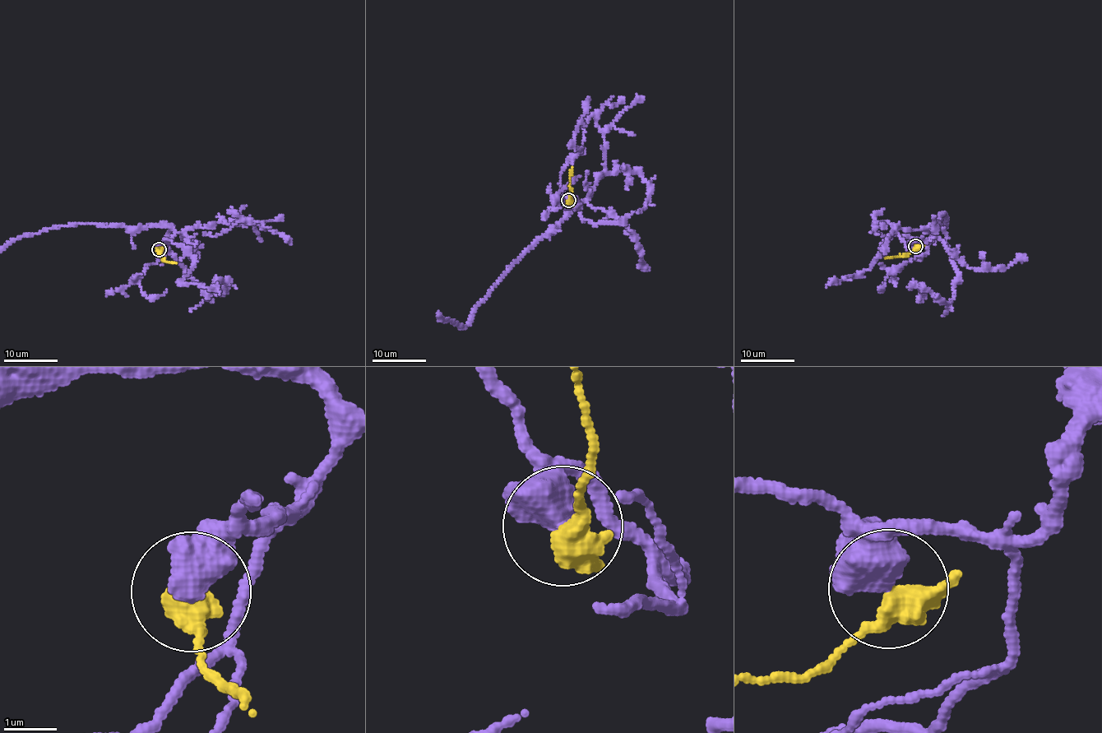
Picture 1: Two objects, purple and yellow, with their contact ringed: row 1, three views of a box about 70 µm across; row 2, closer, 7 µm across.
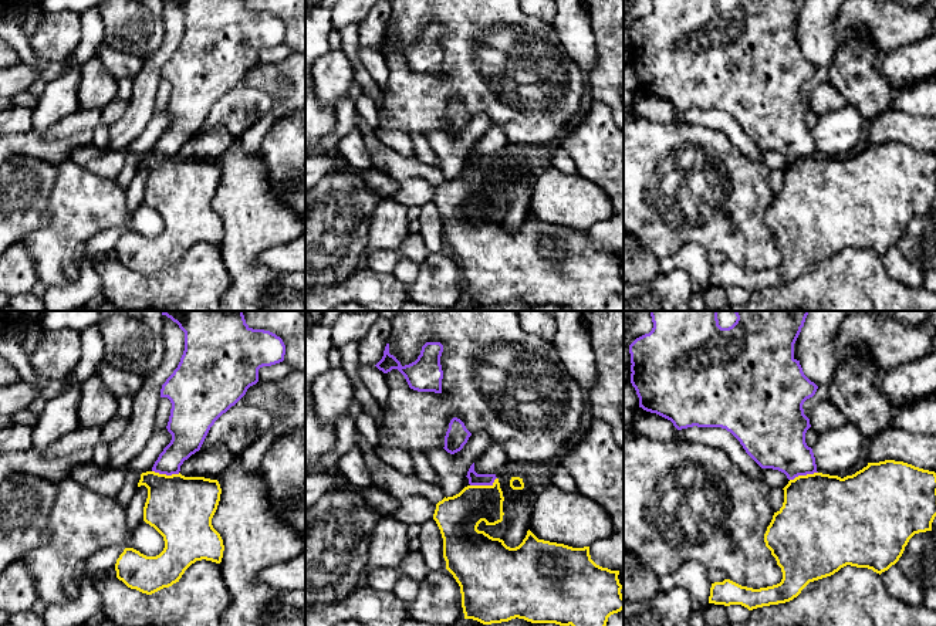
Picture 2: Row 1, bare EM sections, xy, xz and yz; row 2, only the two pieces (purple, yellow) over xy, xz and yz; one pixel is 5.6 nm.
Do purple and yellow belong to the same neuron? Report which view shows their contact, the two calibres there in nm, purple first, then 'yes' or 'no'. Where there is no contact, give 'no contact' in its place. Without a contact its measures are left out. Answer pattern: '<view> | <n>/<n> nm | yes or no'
xz | 70/240 nm | no

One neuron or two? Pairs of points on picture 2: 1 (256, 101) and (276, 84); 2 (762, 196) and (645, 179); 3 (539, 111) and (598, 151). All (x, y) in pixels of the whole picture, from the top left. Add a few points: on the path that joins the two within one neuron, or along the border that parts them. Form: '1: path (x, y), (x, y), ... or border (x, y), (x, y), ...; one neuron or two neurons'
1: border (245, 77), (253, 87), (277, 98), (254, 124); two neurons
2: path (729, 163), (703, 138), (672, 138), (664, 146); one neuron
3: border (574, 127), (566, 134); two neurons

